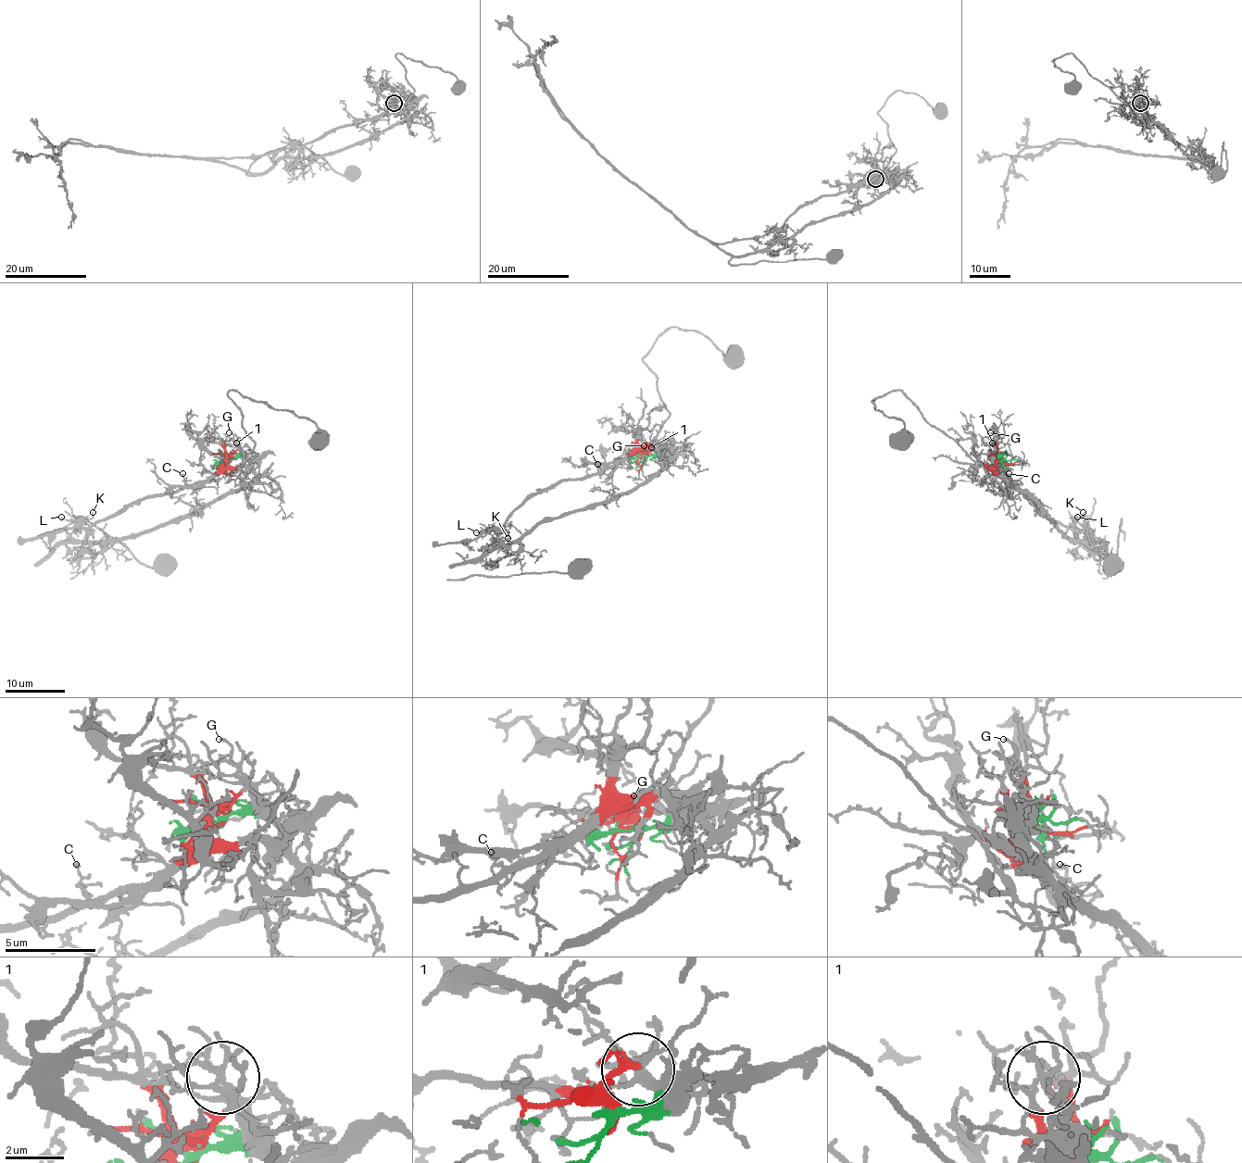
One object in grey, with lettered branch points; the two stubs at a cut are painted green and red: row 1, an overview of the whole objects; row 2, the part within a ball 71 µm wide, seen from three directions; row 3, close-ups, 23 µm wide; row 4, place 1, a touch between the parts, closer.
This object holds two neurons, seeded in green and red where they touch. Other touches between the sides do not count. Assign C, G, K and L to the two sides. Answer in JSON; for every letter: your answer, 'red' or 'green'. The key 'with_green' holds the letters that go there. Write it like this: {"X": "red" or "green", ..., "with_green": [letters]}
{"C": "red", "G": "green", "K": "green", "L": "red", "with_green": ["G", "K"]}

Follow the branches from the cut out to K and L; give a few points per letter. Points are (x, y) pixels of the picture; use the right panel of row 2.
K: (1000, 461), (999, 456), (995, 460), (995, 468), (1068, 537), (1092, 541), (1095, 534), (1083, 512)
L: (1000, 461), (995, 468), (1038, 510), (1069, 529), (1077, 517)

